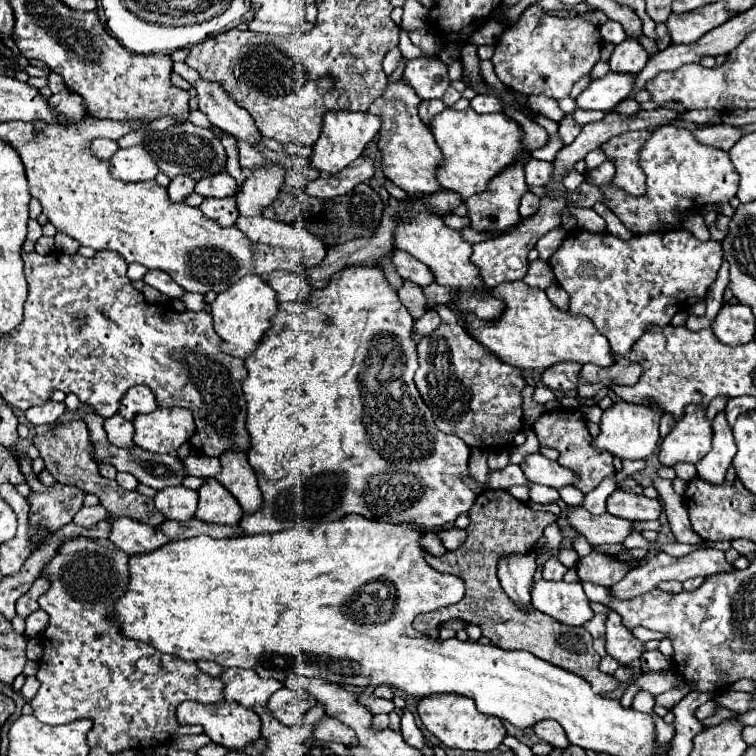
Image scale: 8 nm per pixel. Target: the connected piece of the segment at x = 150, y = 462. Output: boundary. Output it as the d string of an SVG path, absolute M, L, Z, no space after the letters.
M89 413L83 417L85 425L89 427L91 431L91 443L93 443L93 459L95 463L103 465L103 463L111 463L113 467L117 467L117 471L125 471L125 473L131 473L133 477L137 477L139 483L143 485L149 485L153 489L165 489L165 487L171 487L171 485L181 485L183 477L185 475L185 469L179 461L179 457L175 455L159 455L159 453L149 453L149 451L143 451L141 447L115 447L111 445L107 439L105 439L105 431L103 431L103 417L95 415L95 413Z

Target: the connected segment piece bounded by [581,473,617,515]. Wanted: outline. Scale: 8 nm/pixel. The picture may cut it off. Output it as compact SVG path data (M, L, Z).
M615 473L609 475L607 479L603 479L603 483L599 487L595 487L593 491L589 491L585 497L583 497L583 507L593 513L593 515L603 515L605 513L605 501L607 497L617 489L617 483L615 483Z

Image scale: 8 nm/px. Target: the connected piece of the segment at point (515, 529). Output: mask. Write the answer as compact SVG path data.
M485 489L477 495L475 505L469 511L471 523L467 527L467 539L457 551L447 551L441 557L435 557L431 553L425 555L427 563L437 569L439 573L451 573L463 579L465 583L465 597L451 605L443 607L431 613L417 615L413 621L413 627L421 633L439 627L441 623L449 619L461 619L469 625L481 627L483 635L491 639L493 645L501 649L523 649L533 653L535 657L549 661L561 669L567 669L579 677L583 677L595 693L611 693L619 687L619 681L615 681L611 675L599 671L601 657L595 653L591 635L583 627L567 627L565 623L549 619L549 615L543 615L541 611L535 611L529 607L523 611L517 607L509 595L501 589L501 583L497 579L497 561L501 555L509 553L527 553L533 549L537 539L543 535L543 529L557 521L553 513L533 511L529 505L517 501L509 491L495 491Z

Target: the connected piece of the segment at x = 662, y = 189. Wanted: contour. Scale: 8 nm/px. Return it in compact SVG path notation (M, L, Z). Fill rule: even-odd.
M665 125L653 131L651 139L643 145L643 149L639 151L639 165L647 175L647 193L641 197L631 197L625 191L619 191L613 183L603 187L605 193L605 205L623 221L623 225L631 231L631 233L651 233L651 231L659 231L661 227L673 223L679 223L679 211L687 211L687 209L701 209L709 203L725 203L731 197L735 197L737 193L737 185L739 185L739 173L735 171L731 157L727 151L719 151L717 147L699 143L695 139L695 135L689 129L683 127L675 127L675 125Z

